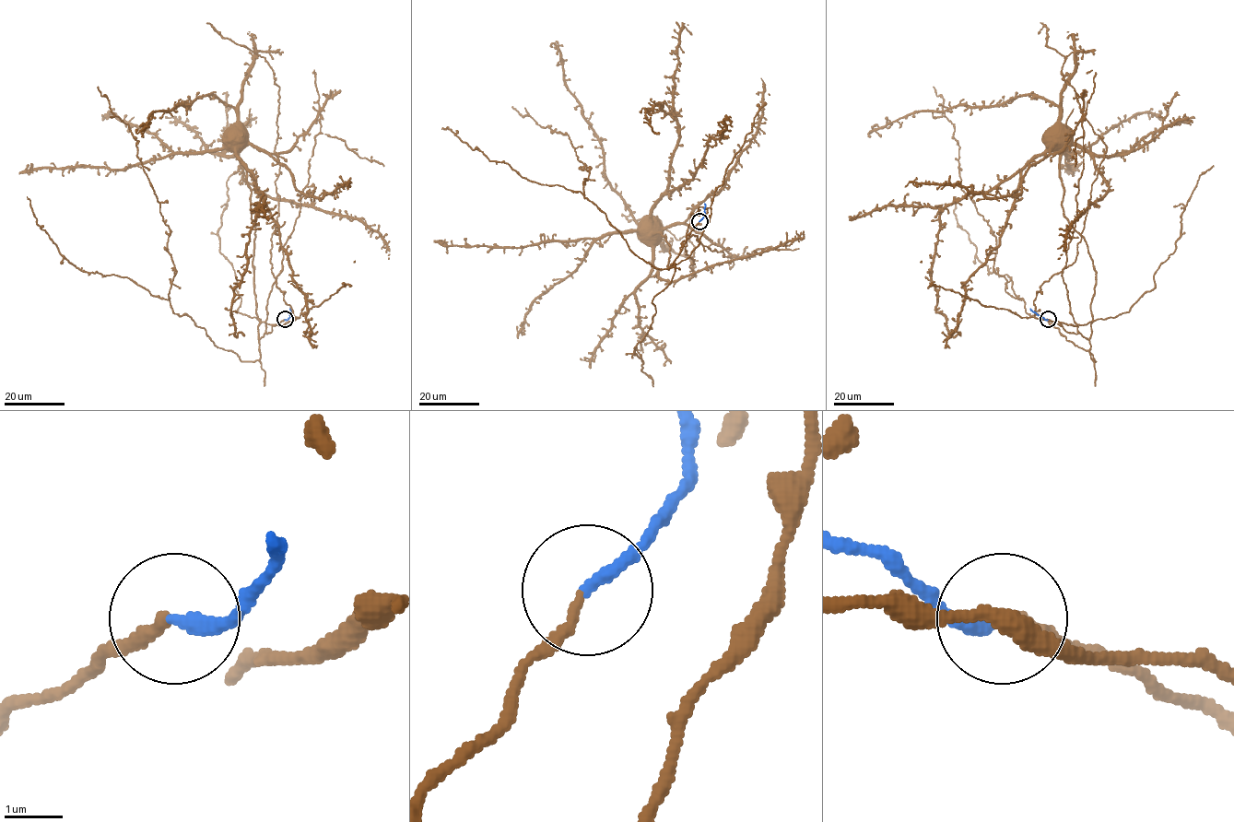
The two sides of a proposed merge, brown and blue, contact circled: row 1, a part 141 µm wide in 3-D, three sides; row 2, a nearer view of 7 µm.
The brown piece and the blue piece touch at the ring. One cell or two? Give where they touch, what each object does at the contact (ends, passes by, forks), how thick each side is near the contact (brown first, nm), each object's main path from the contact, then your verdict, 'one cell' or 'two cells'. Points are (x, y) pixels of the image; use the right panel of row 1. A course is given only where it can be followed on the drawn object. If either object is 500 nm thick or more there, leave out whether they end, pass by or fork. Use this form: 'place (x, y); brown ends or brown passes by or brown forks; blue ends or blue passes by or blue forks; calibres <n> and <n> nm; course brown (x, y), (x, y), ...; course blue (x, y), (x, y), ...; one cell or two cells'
place (1048, 319); brown ends; blue ends; calibres 170 and 240 nm; course brown (1048, 320), (1088, 339), (1096, 271), (1086, 241), (1063, 213), (1060, 153), (1054, 147), (1053, 135); course blue (1048, 320), (1029, 308); one cell

